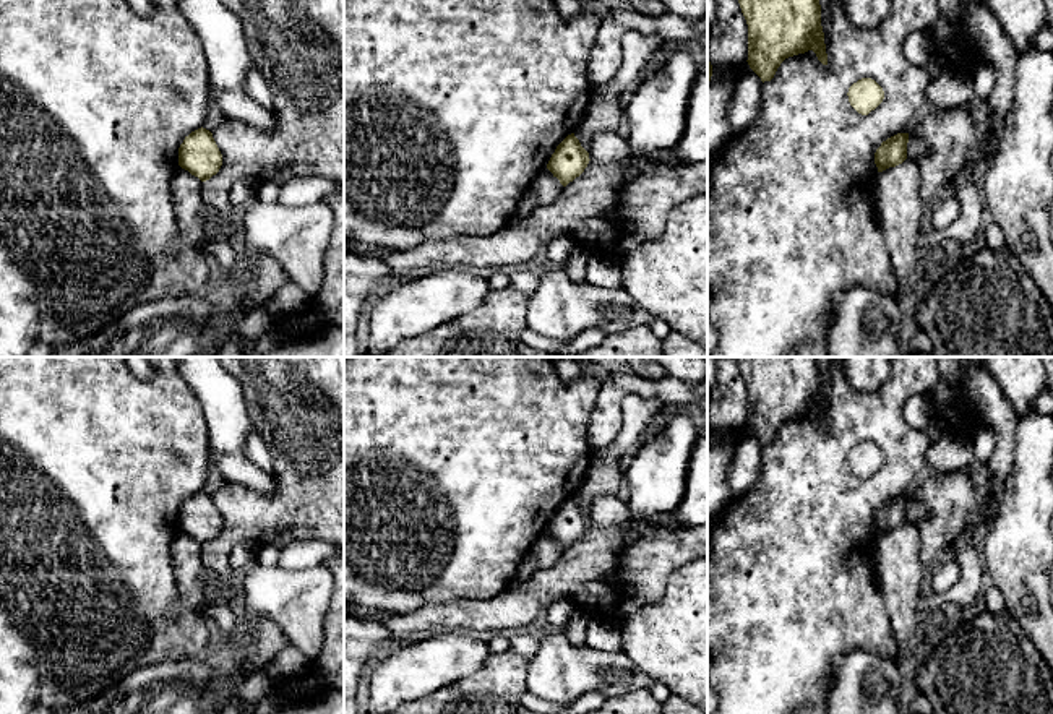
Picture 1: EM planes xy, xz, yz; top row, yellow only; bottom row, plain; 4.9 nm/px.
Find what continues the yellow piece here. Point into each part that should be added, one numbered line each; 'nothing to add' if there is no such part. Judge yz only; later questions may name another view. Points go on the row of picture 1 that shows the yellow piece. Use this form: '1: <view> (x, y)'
nothing to add

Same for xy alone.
nothing to add

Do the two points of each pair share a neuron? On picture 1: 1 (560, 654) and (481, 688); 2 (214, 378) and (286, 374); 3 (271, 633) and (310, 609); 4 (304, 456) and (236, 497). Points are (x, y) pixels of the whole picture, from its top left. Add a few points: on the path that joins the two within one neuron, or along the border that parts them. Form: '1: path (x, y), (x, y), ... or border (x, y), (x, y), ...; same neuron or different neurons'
1: border (528, 662), (526, 690); different neurons
2: border (229, 374), (240, 387), (249, 412); different neurons
3: border (253, 619), (268, 615), (291, 645); different neurons
4: path (299, 477), (275, 502), (257, 502); same neuron

